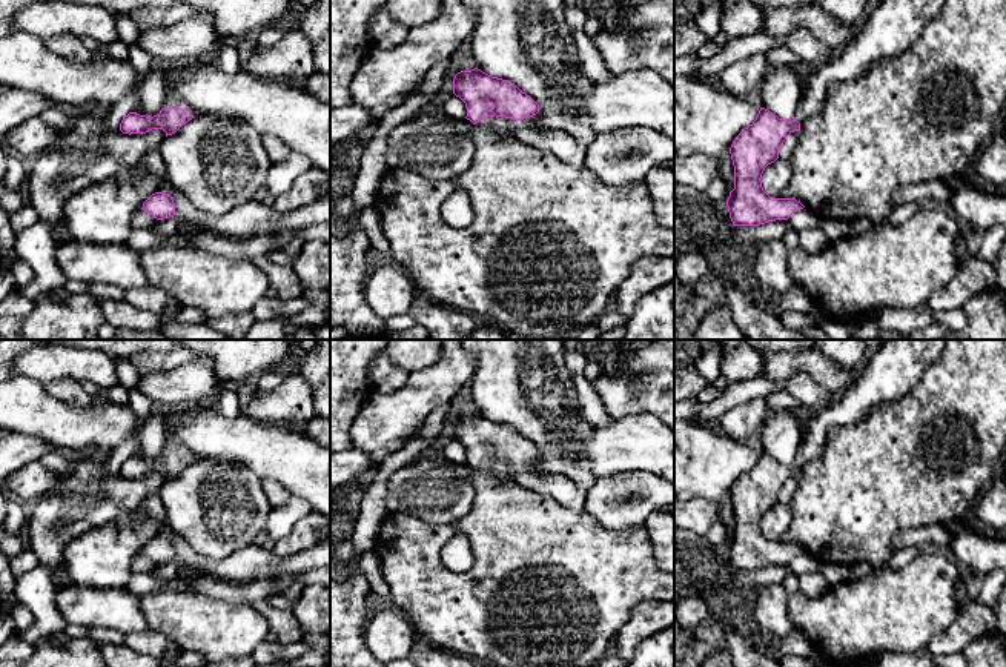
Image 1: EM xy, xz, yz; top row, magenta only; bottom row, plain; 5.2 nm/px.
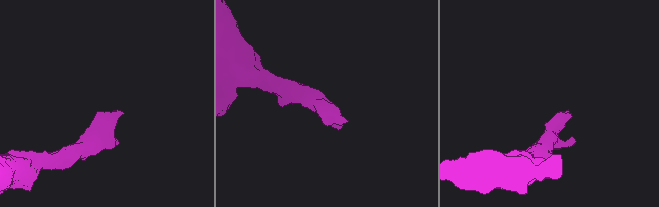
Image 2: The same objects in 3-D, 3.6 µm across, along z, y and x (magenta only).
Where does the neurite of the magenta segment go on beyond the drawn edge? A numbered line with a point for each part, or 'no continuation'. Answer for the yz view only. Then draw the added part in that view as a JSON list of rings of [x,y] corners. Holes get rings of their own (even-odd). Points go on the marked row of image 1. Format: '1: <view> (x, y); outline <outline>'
no continuation

